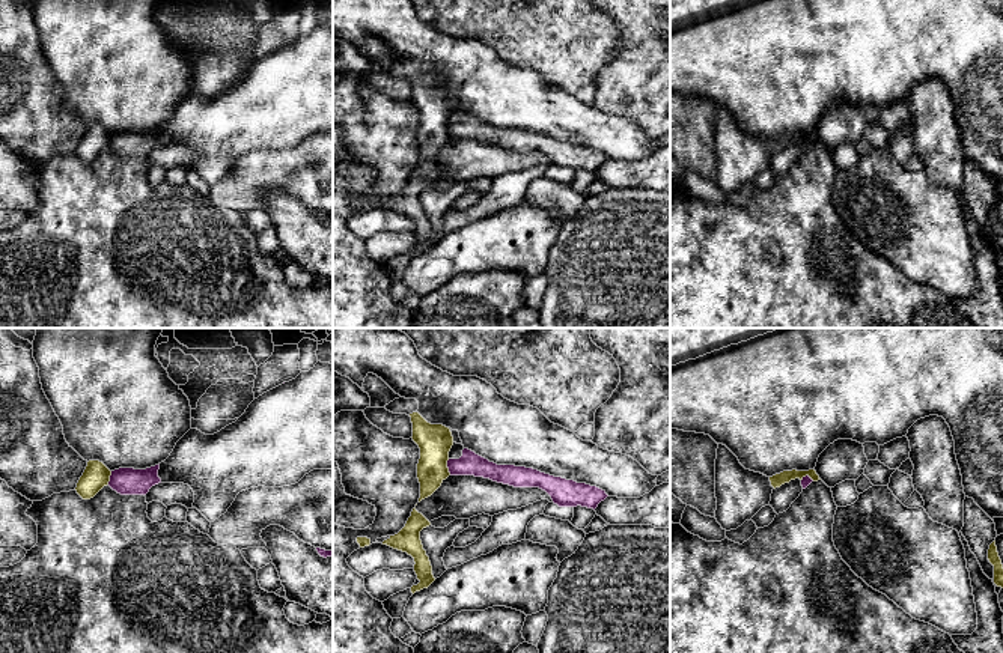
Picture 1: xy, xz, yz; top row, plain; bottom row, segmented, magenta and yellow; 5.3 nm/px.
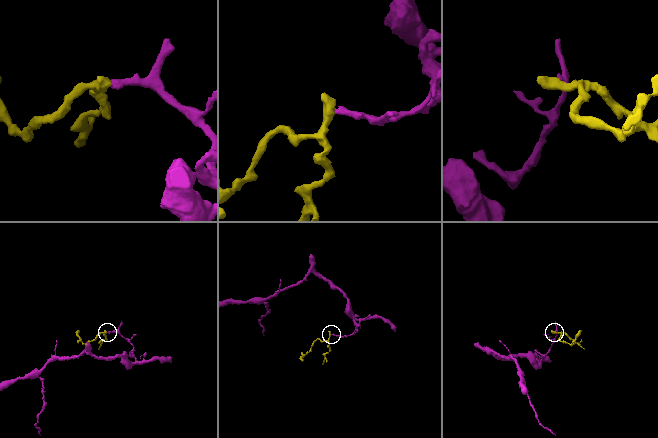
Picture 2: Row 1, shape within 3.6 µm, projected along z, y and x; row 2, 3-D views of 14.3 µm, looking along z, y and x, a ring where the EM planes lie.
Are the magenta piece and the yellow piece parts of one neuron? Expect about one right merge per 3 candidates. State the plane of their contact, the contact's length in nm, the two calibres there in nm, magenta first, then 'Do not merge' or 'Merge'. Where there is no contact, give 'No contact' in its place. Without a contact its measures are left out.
Touches magenta in xz. Shared border 90 nm. Thickness 130 nm (magenta) against 180 nm. Do not merge

